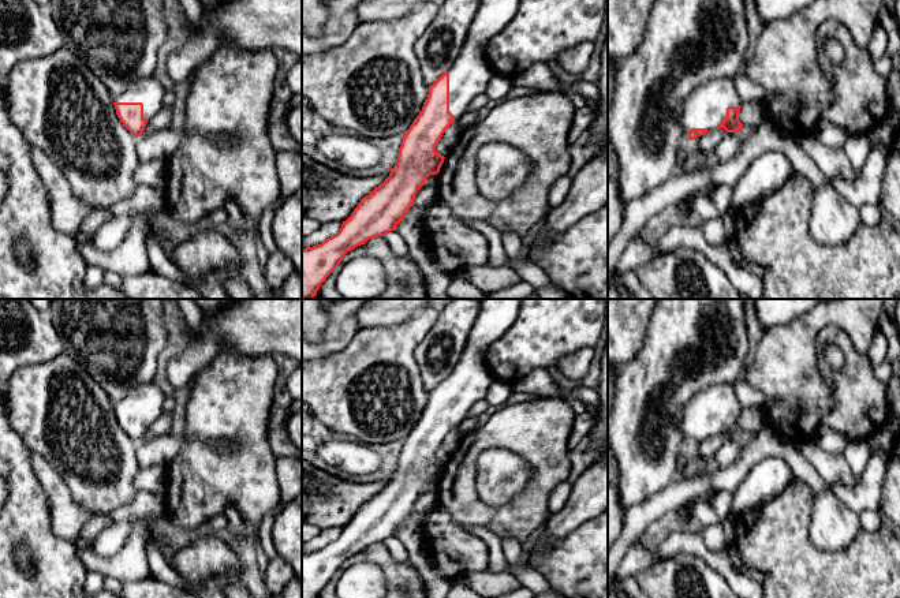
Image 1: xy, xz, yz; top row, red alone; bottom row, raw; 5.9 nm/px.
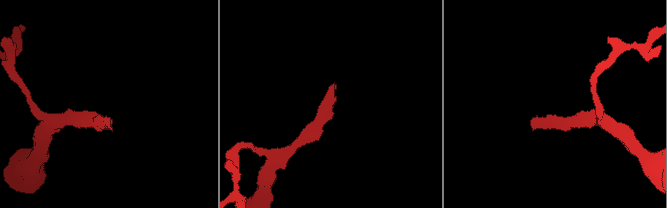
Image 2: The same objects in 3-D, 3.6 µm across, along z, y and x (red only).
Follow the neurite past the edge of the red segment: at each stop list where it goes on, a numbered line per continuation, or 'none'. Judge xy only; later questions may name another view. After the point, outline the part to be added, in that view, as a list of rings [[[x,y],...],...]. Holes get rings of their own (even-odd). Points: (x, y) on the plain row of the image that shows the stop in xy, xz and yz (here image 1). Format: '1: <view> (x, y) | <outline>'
1: xy (149, 397) | [[[153,382],[134,386],[113,408],[142,408],[143,423],[150,426],[164,414],[165,393]]]

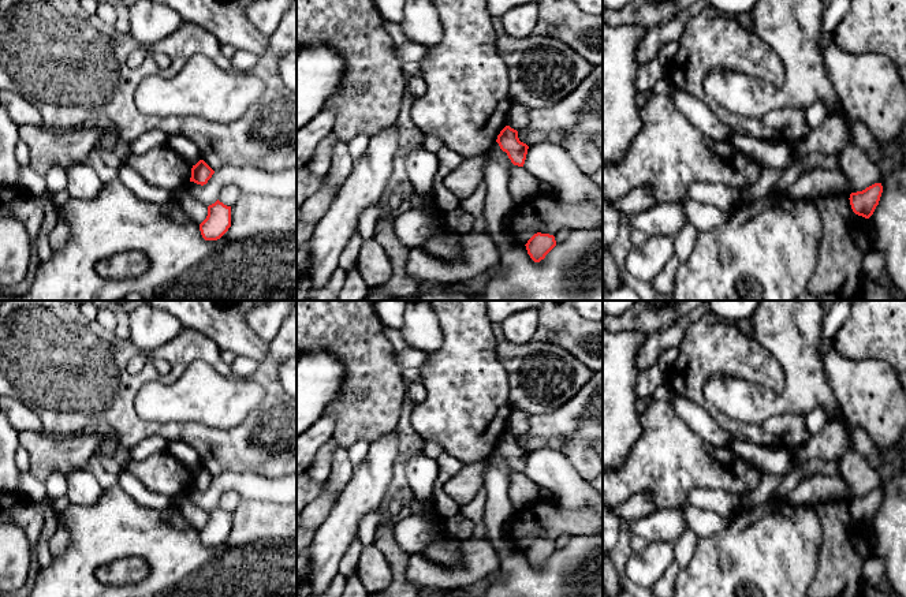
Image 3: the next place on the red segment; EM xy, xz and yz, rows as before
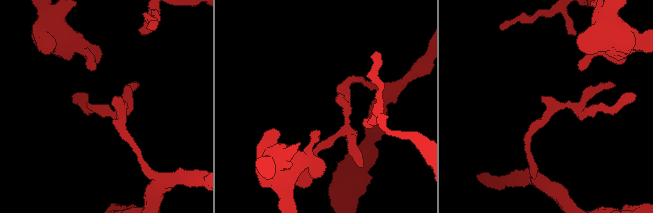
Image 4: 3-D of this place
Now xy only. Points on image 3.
none

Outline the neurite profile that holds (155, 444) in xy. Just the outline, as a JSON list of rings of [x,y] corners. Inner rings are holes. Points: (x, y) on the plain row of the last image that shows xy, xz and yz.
[[[150,436],[143,439],[128,451],[128,458],[133,460],[143,460],[154,454],[165,452],[168,441],[161,436]]]

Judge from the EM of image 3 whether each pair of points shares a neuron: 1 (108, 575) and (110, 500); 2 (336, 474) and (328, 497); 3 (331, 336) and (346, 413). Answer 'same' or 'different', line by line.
1: different
2: same
3: same

